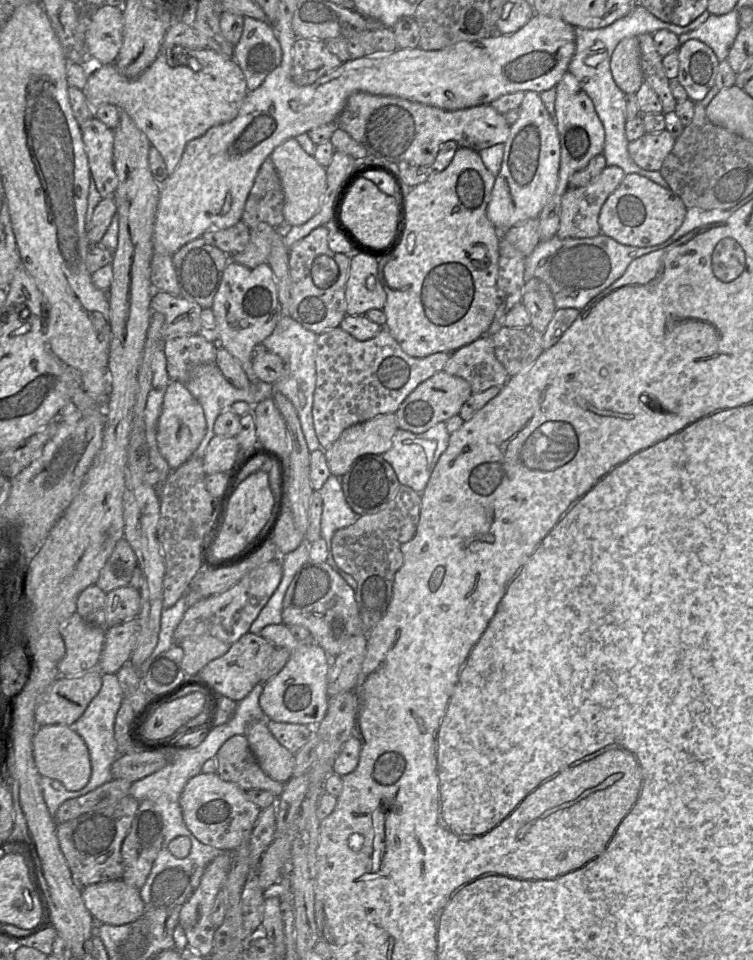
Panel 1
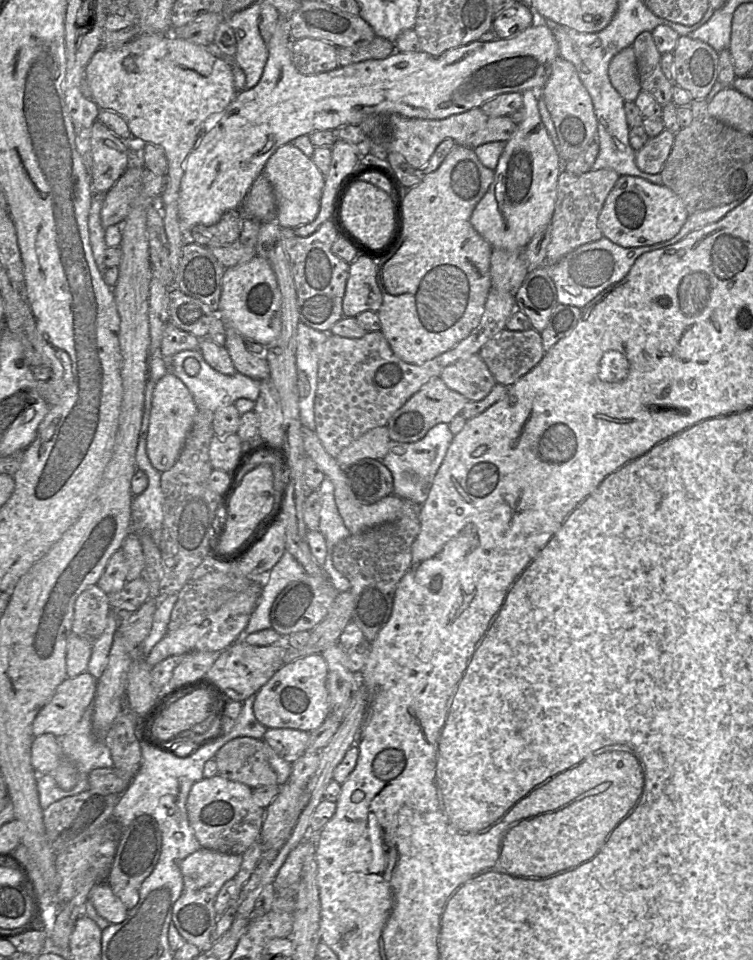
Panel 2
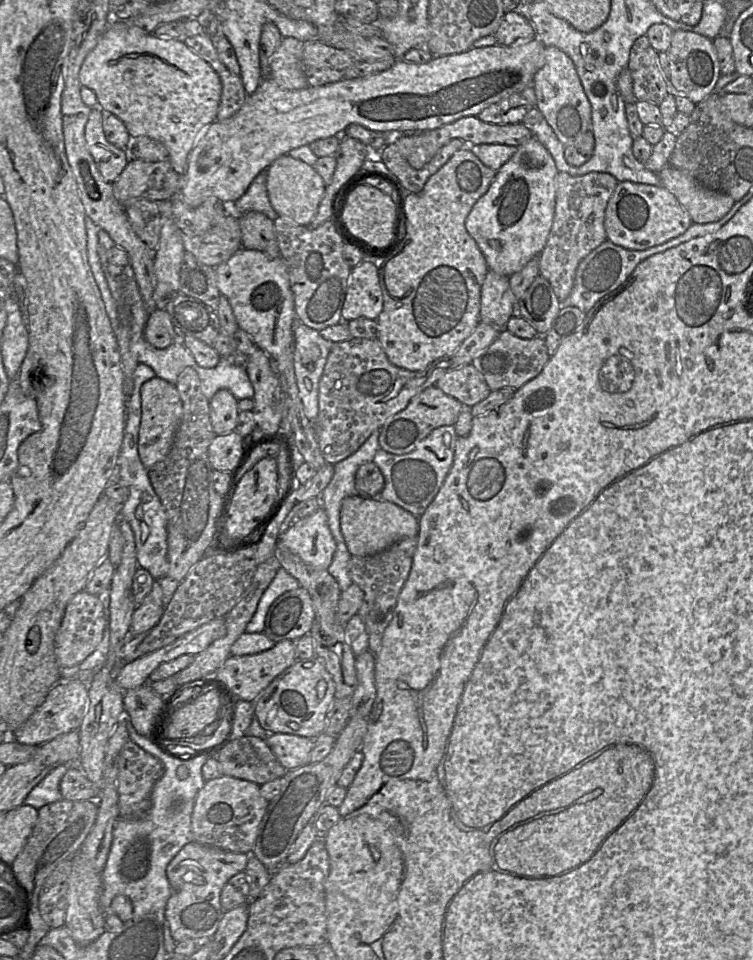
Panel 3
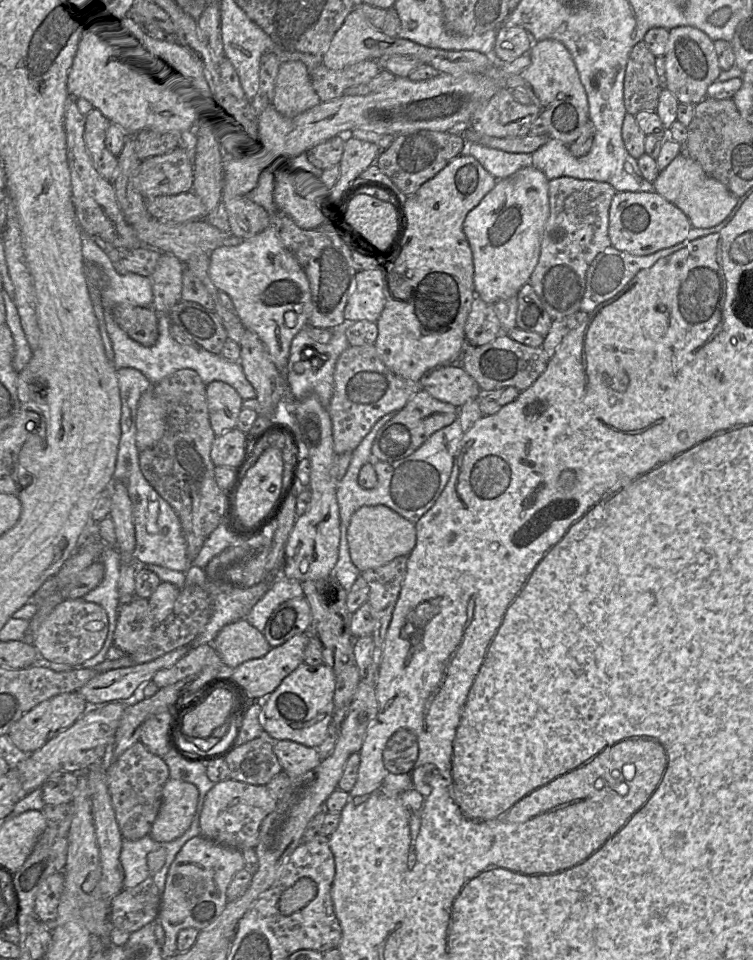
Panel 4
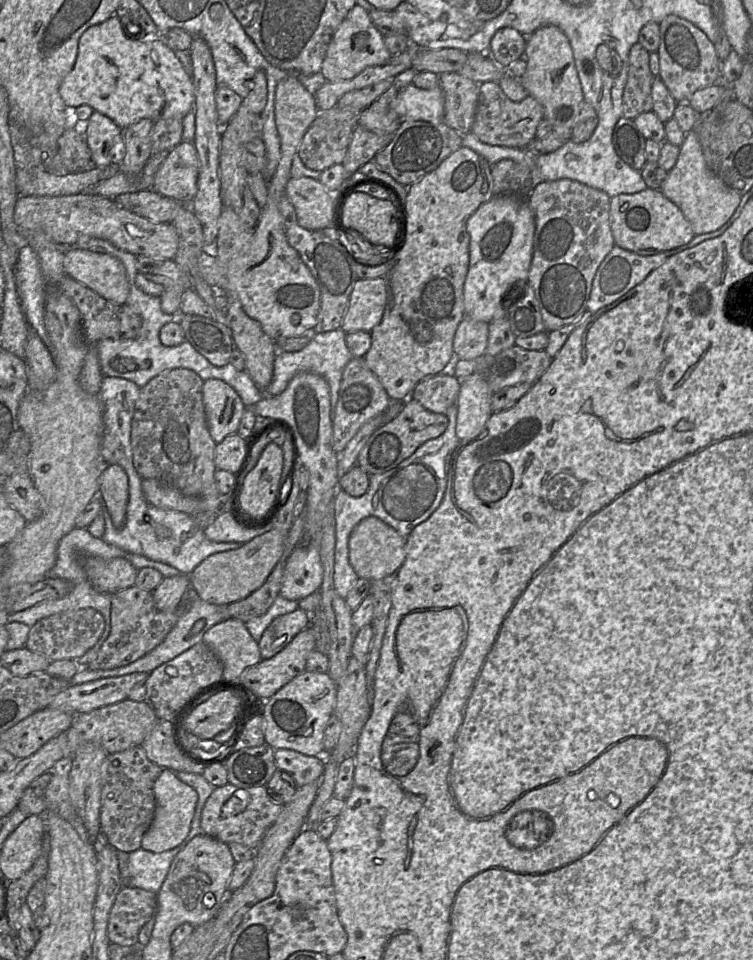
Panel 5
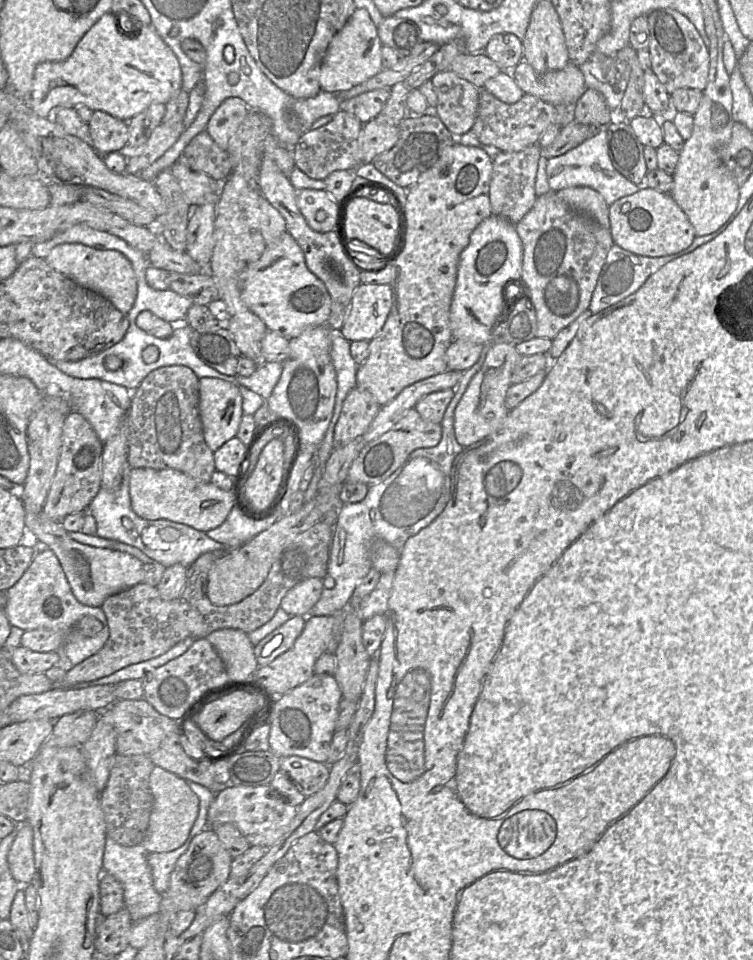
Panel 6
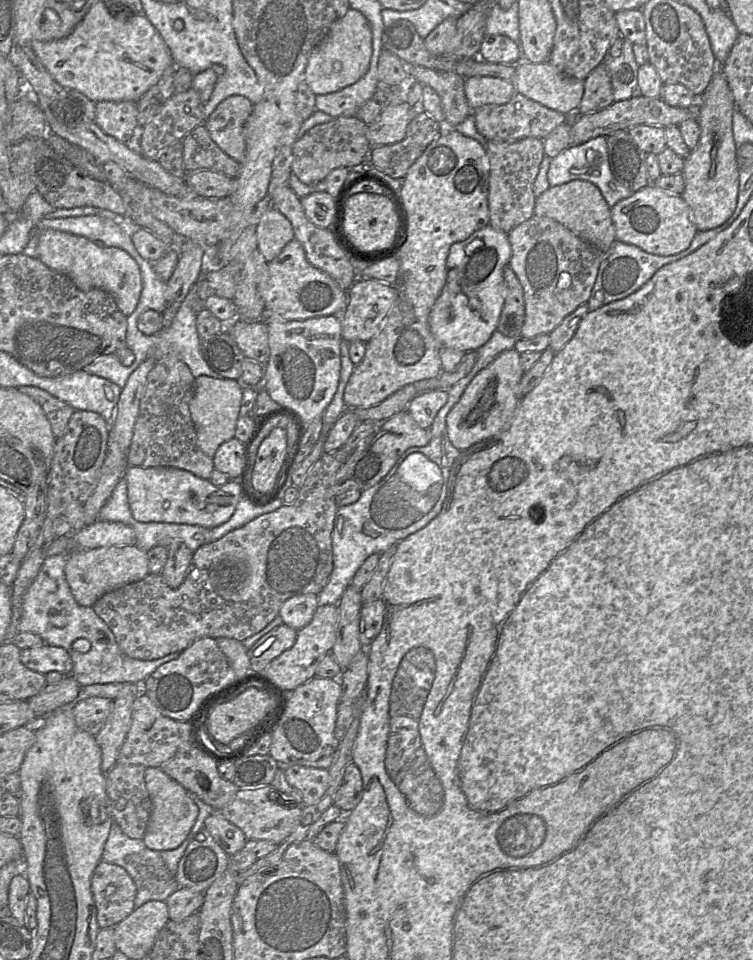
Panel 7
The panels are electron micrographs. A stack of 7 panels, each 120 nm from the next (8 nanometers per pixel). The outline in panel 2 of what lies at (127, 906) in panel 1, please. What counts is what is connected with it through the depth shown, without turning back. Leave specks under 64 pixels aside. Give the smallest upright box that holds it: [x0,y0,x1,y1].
[88,881,129,924]

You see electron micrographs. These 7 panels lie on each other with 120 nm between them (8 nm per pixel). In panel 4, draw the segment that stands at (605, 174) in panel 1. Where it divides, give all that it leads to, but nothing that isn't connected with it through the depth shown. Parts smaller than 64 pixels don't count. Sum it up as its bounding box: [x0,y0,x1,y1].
[529,177,616,320]

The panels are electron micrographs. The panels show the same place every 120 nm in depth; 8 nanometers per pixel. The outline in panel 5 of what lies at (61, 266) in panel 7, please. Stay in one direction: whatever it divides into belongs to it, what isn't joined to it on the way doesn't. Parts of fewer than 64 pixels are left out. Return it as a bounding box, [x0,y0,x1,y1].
[63,249,130,304]

